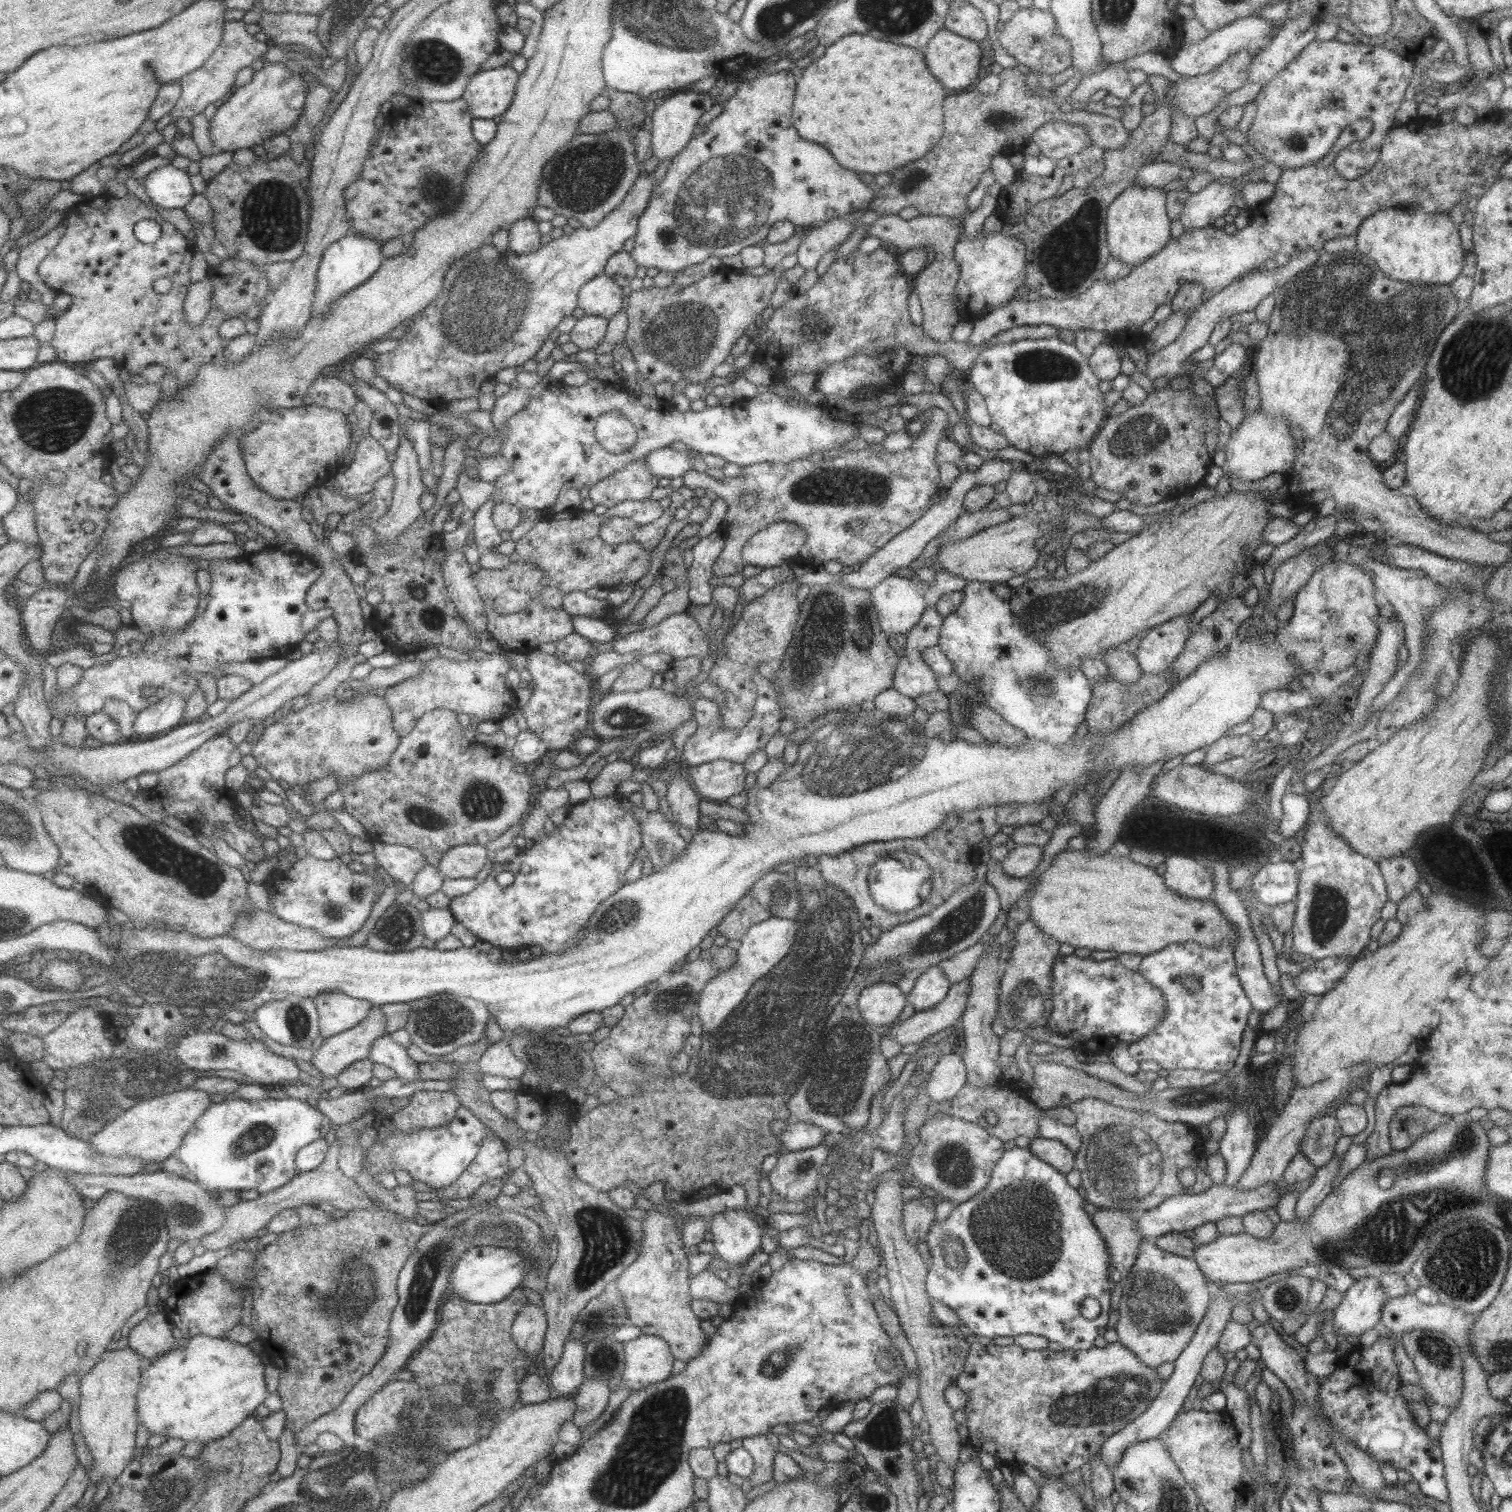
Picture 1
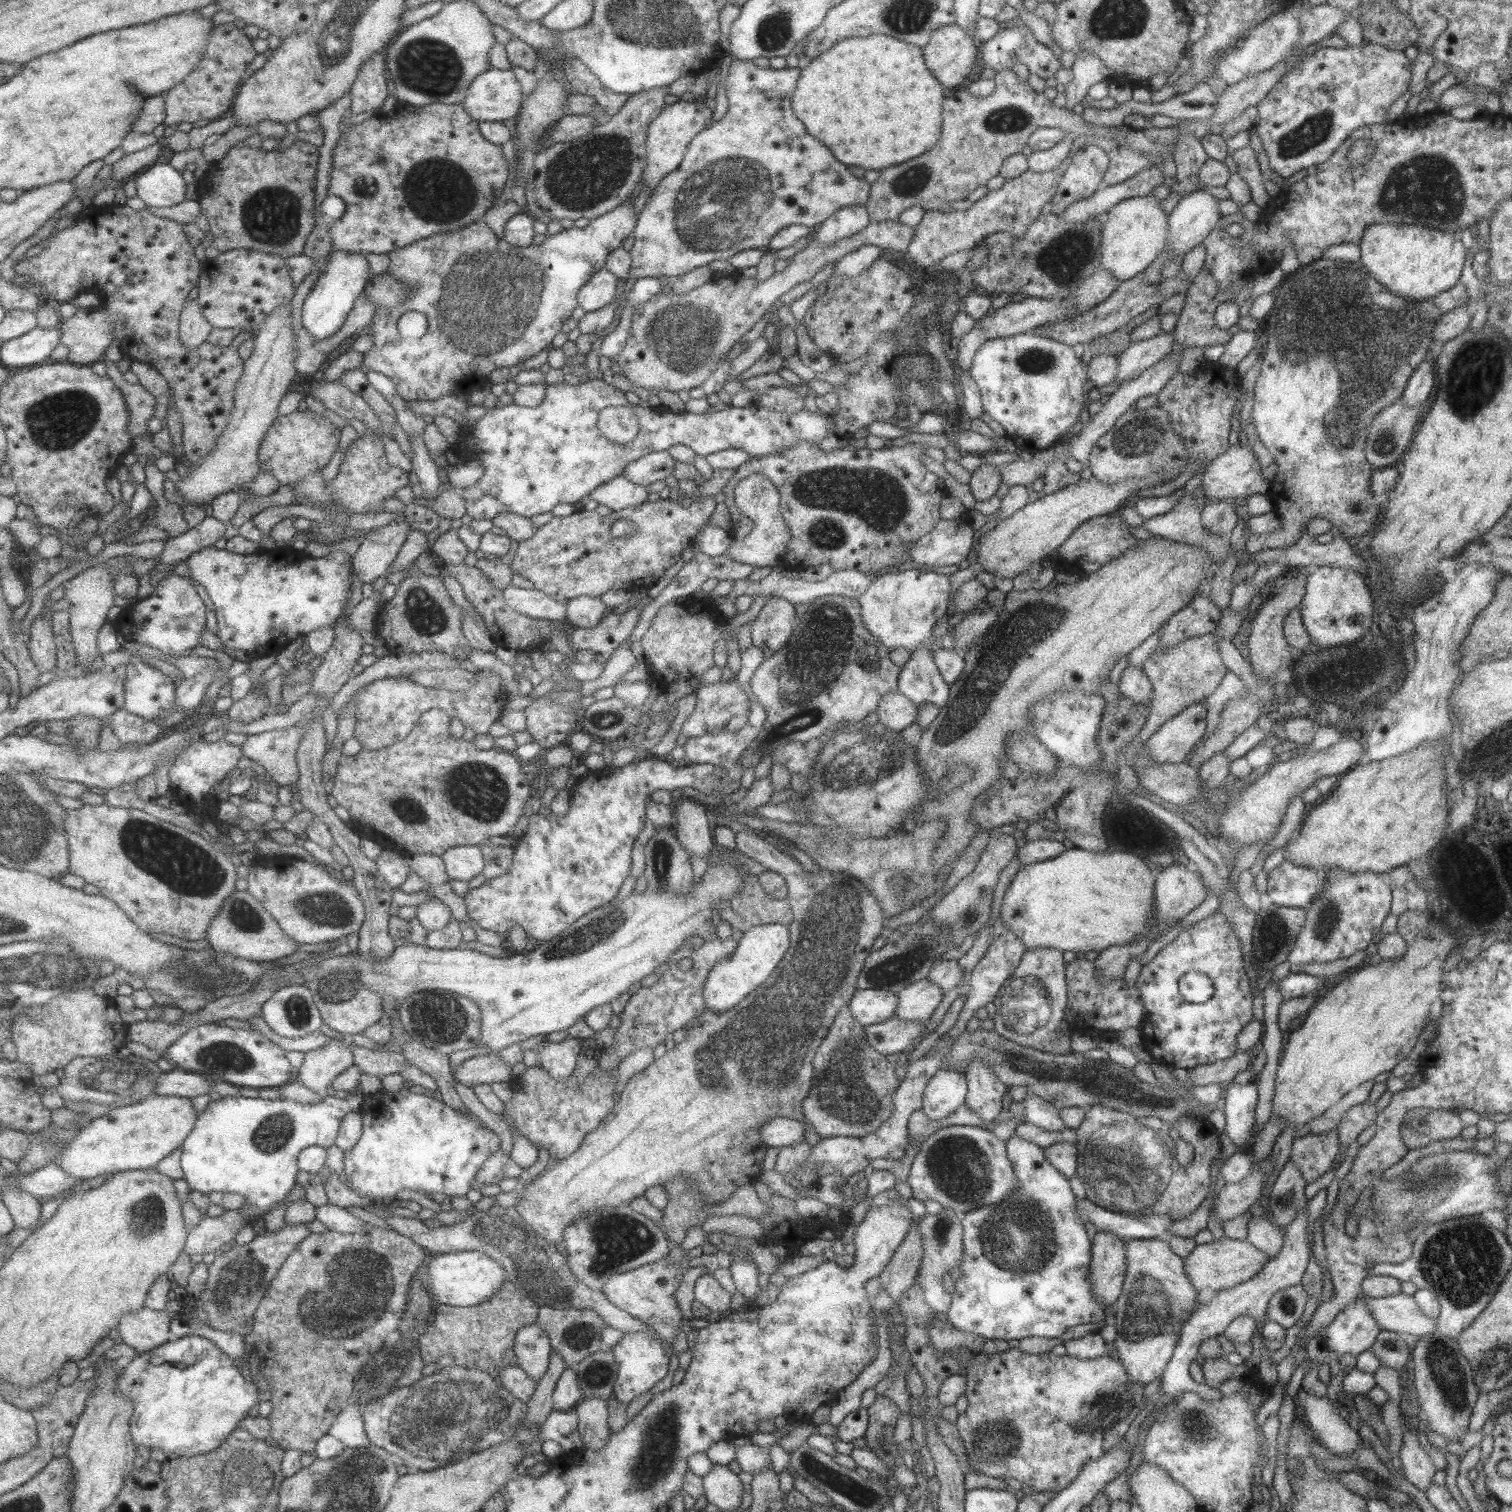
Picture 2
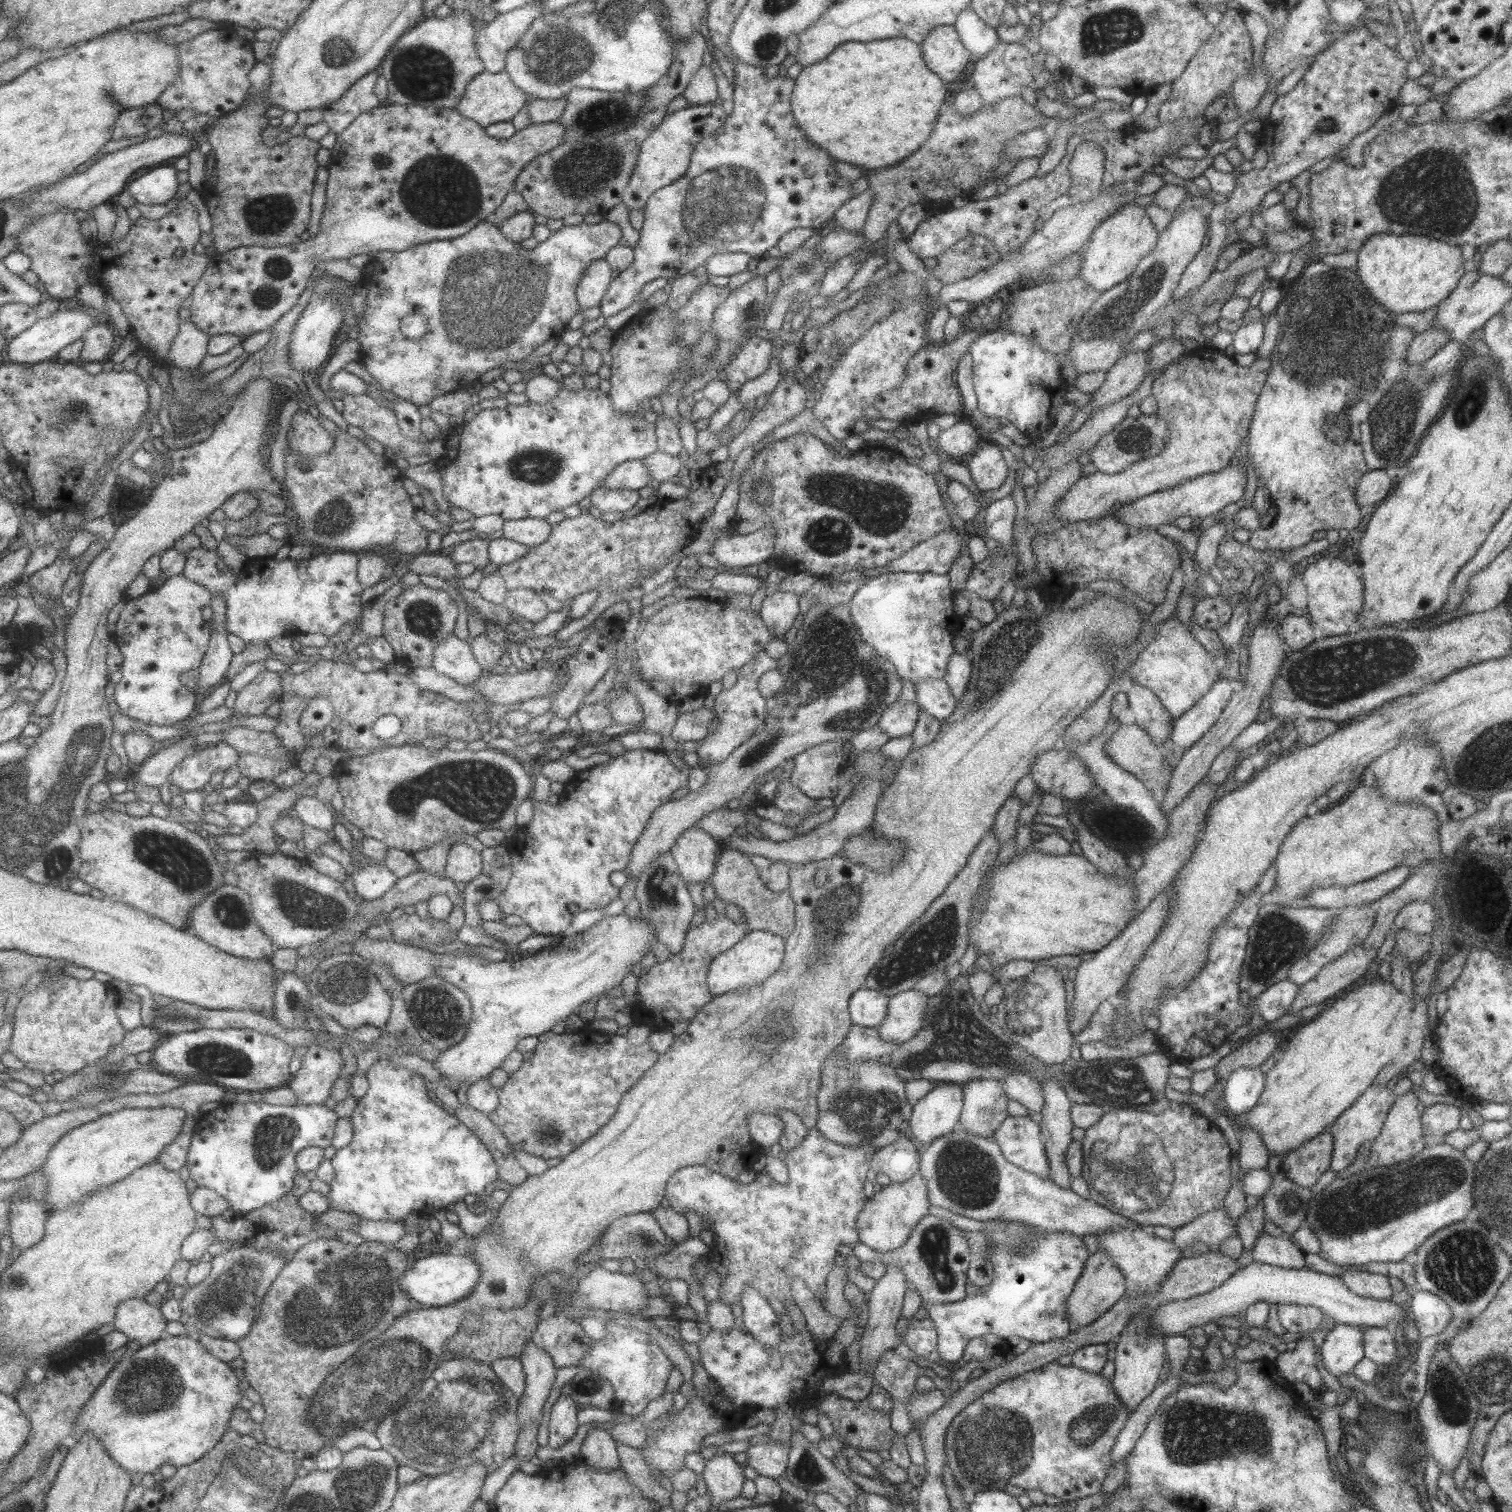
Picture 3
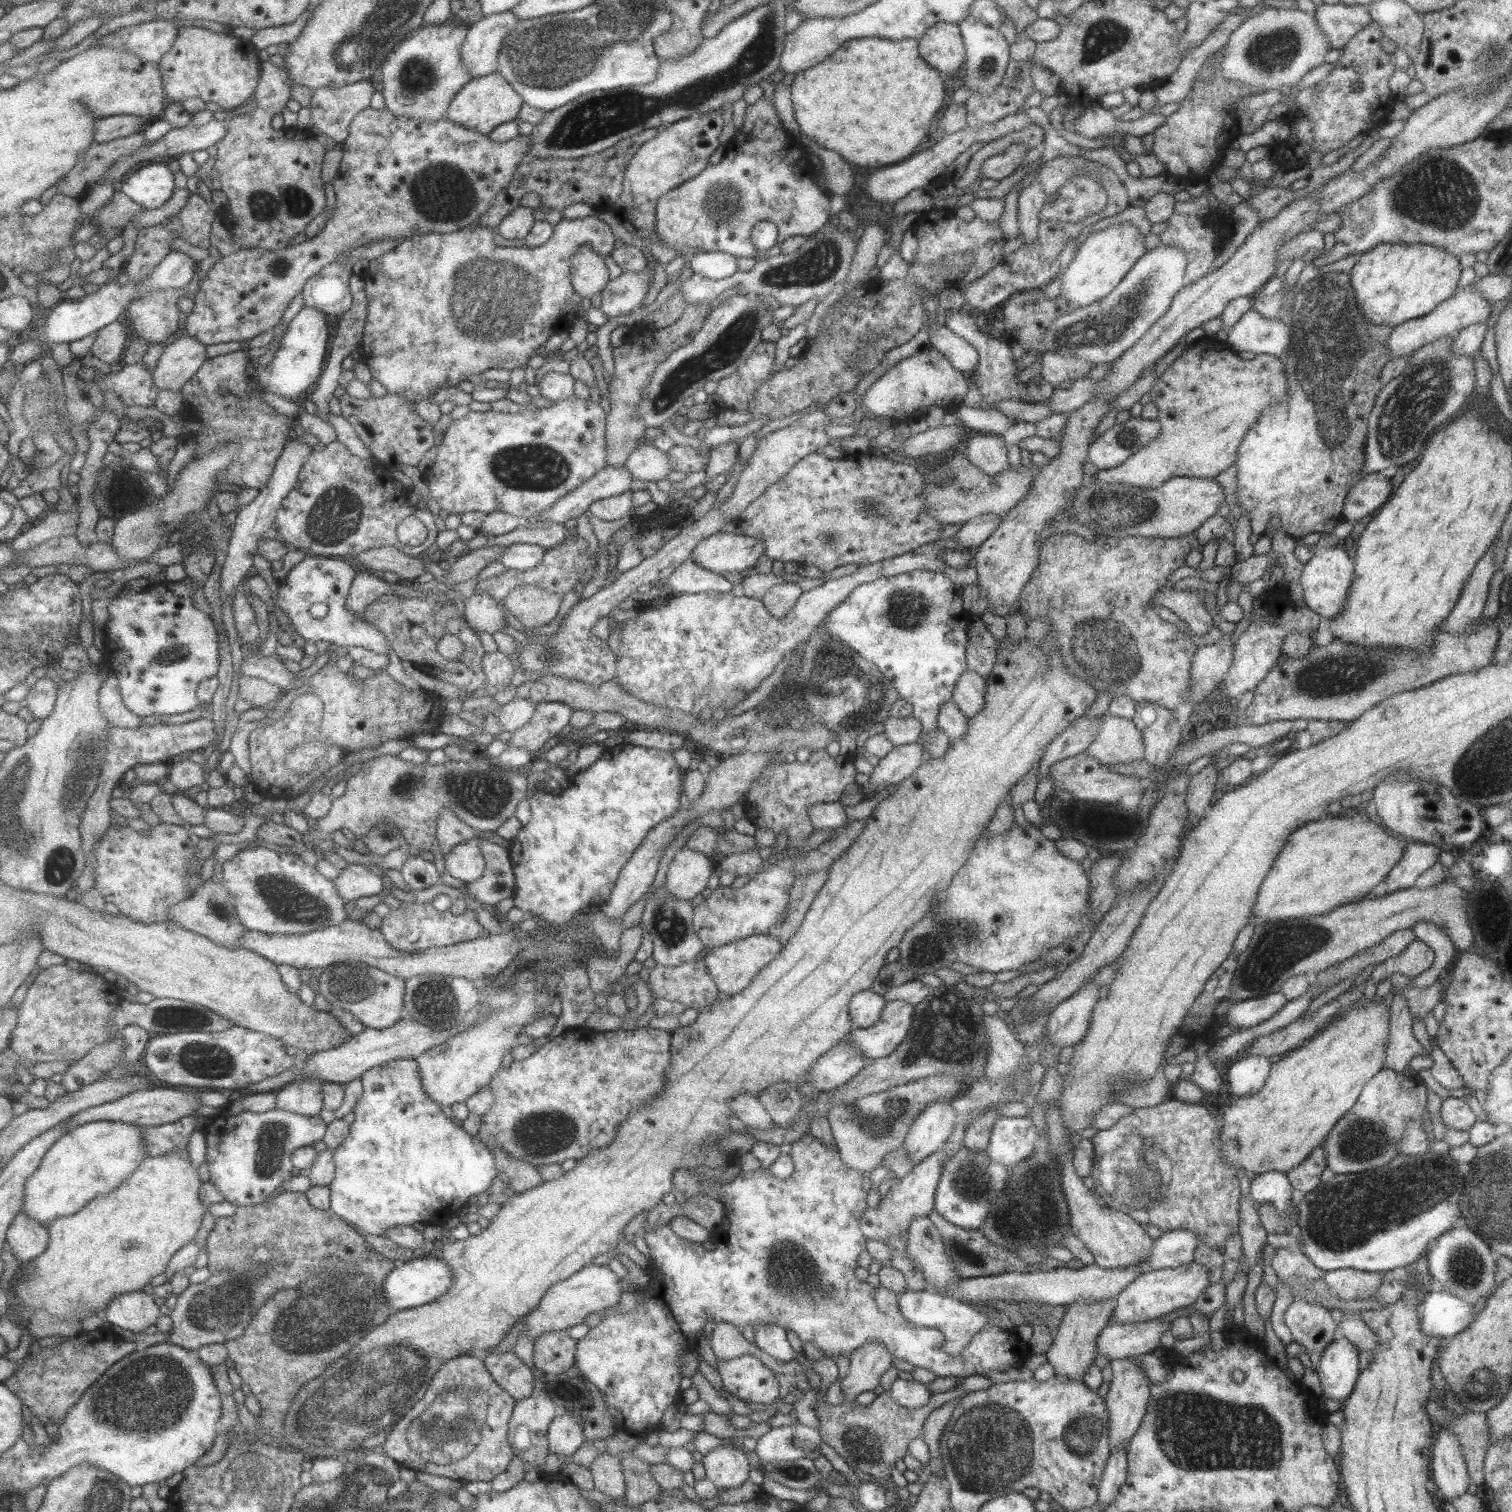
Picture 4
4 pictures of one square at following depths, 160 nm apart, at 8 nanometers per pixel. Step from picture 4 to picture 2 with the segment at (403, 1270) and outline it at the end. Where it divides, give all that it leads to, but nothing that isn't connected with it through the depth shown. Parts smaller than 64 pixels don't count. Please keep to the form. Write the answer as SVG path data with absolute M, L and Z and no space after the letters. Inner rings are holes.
M475 1250L432 1254L426 1267L428 1268L428 1291L431 1291L435 1305L469 1307L481 1304L497 1292L507 1280L506 1270L496 1260Z

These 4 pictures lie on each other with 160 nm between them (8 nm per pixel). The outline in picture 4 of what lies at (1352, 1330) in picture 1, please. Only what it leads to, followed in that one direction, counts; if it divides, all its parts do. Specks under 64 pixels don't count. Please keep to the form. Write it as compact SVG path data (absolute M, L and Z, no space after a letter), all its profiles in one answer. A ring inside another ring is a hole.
M1345 1337L1333 1339L1320 1354L1316 1368L1322 1397L1343 1403L1353 1390L1360 1373L1359 1349Z

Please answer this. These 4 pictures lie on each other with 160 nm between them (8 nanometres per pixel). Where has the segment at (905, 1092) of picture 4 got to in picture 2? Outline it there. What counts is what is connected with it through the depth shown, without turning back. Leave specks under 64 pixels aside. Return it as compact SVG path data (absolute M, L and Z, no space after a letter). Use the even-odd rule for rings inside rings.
M847 1002L814 1052L813 1086L801 1101L805 1122L822 1138L860 1137L877 1130L891 1114L892 1094L899 1084L892 1066L869 1046L864 1026L853 1018Z

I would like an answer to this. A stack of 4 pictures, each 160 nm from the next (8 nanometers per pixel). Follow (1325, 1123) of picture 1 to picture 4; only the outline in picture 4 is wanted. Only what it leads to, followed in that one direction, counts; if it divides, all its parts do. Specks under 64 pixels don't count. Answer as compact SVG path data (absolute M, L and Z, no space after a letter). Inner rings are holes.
M1322 1144L1317 1145L1299 1163L1285 1174L1295 1194L1311 1192L1321 1182L1321 1174L1326 1169L1325 1151Z

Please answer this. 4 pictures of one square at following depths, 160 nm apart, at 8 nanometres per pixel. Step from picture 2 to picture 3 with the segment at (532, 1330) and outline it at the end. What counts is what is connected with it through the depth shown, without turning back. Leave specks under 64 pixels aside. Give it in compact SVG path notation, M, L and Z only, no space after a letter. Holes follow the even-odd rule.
M531 1340L524 1342L518 1359L524 1372L524 1393L518 1399L518 1422L521 1427L523 1423L528 1423L529 1421L539 1424L541 1408L553 1384L556 1366L553 1364L550 1354L547 1354L545 1349L535 1346L535 1343Z

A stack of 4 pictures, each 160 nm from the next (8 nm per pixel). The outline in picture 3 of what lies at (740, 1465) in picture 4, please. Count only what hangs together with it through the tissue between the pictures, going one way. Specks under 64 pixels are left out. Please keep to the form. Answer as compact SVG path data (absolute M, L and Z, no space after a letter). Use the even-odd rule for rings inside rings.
M726 1453L704 1462L701 1476L706 1484L711 1508L720 1509L723 1500L740 1496L745 1480L742 1470L741 1466L735 1463L733 1456Z

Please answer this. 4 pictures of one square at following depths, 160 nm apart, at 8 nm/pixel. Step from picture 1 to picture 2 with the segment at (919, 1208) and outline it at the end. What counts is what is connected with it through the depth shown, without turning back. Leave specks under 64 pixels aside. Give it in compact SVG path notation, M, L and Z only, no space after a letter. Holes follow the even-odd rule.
M918 1218L911 1222L903 1242L897 1246L889 1262L879 1274L881 1290L886 1290L891 1295L891 1300L897 1304L901 1294L915 1282L918 1266L923 1260L921 1248L921 1234L919 1234Z

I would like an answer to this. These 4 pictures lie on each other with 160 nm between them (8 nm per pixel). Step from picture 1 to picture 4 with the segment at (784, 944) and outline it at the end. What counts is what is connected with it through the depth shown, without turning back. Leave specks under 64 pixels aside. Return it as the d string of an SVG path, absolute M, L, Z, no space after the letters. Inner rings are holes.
M761 933L709 949L703 955L702 964L721 995L730 996L741 992L750 983L751 978L771 962L781 949L782 944L774 936Z

